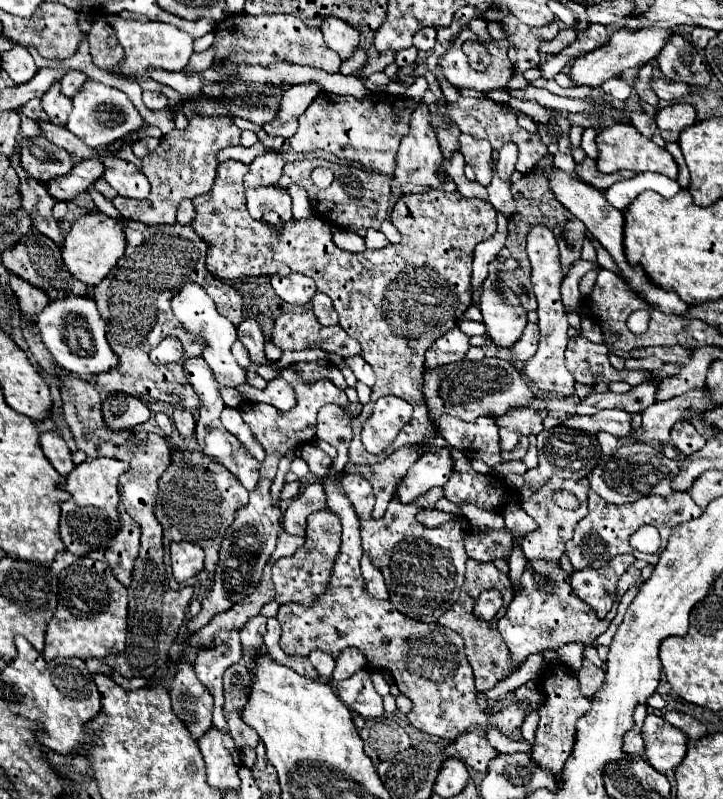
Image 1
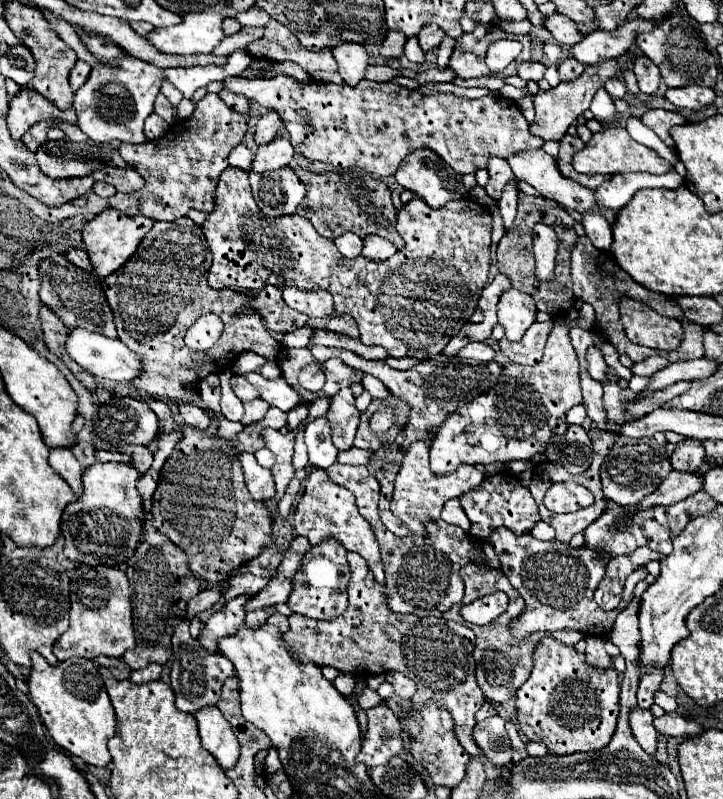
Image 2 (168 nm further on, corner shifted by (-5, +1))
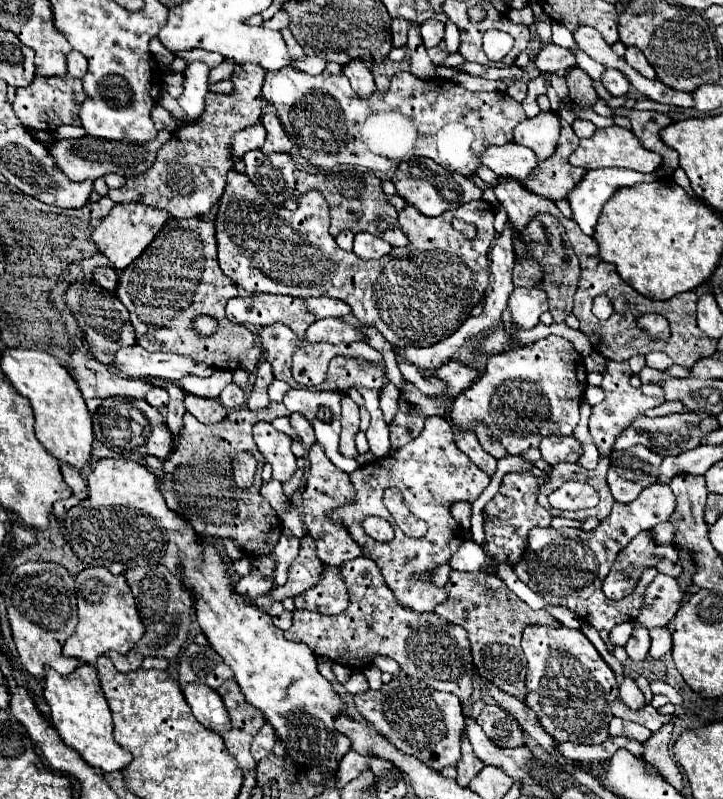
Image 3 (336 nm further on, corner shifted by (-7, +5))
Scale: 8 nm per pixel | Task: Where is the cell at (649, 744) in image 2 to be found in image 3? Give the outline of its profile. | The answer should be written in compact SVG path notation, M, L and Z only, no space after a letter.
M623 678L623 684L619 686L619 696L623 698L623 702L629 706L629 708L641 708L645 704L645 698L643 698L643 692L639 690L639 686L635 684L633 678Z

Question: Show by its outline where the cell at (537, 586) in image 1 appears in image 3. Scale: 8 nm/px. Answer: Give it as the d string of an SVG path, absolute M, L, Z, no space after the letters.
M647 486L637 500L629 504L615 502L611 514L599 522L599 526L591 532L577 530L577 528L533 528L529 532L529 546L523 554L521 562L515 566L515 574L521 582L525 582L535 592L541 592L545 600L553 604L567 604L569 610L573 610L583 622L595 626L603 642L609 644L609 652L613 652L613 644L609 640L611 628L623 622L629 622L637 618L641 608L645 606L645 590L649 582L653 580L653 568L649 568L643 576L633 594L621 598L621 600L609 600L601 584L605 576L611 570L611 564L621 548L625 548L633 536L637 536L643 530L655 528L659 522L669 520L669 514L673 514L673 492L669 486Z

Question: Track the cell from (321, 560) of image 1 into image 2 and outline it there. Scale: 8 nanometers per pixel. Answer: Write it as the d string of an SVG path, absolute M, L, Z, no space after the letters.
M327 538L303 556L301 568L293 576L293 590L287 600L287 606L293 612L299 612L317 620L331 620L347 608L347 582L349 582L349 566L347 566L347 550L339 540Z

